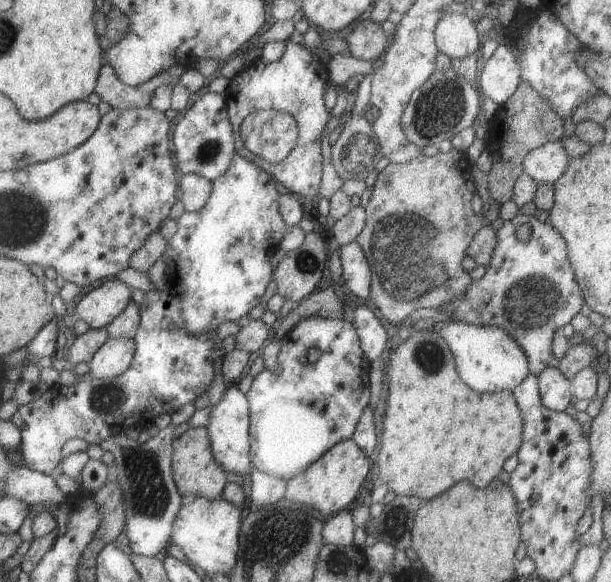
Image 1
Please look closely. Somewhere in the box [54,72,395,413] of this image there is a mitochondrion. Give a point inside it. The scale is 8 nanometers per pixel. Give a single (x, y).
(209, 150)

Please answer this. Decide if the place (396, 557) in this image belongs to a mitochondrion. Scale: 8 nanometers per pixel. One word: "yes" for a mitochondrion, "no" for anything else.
no

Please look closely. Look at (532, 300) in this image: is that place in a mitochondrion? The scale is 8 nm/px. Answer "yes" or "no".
yes

